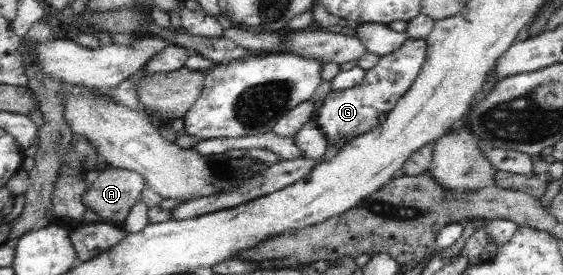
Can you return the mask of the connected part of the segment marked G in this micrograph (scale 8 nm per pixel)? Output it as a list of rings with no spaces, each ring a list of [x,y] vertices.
[[[409,39],[395,51],[380,57],[378,63],[367,70],[359,85],[343,91],[331,90],[315,116],[316,126],[327,139],[327,145],[333,145],[335,141],[343,141],[347,144],[355,139],[355,136],[371,131],[371,128],[378,123],[379,115],[391,111],[395,103],[409,91],[423,67],[426,49],[427,41]]]

